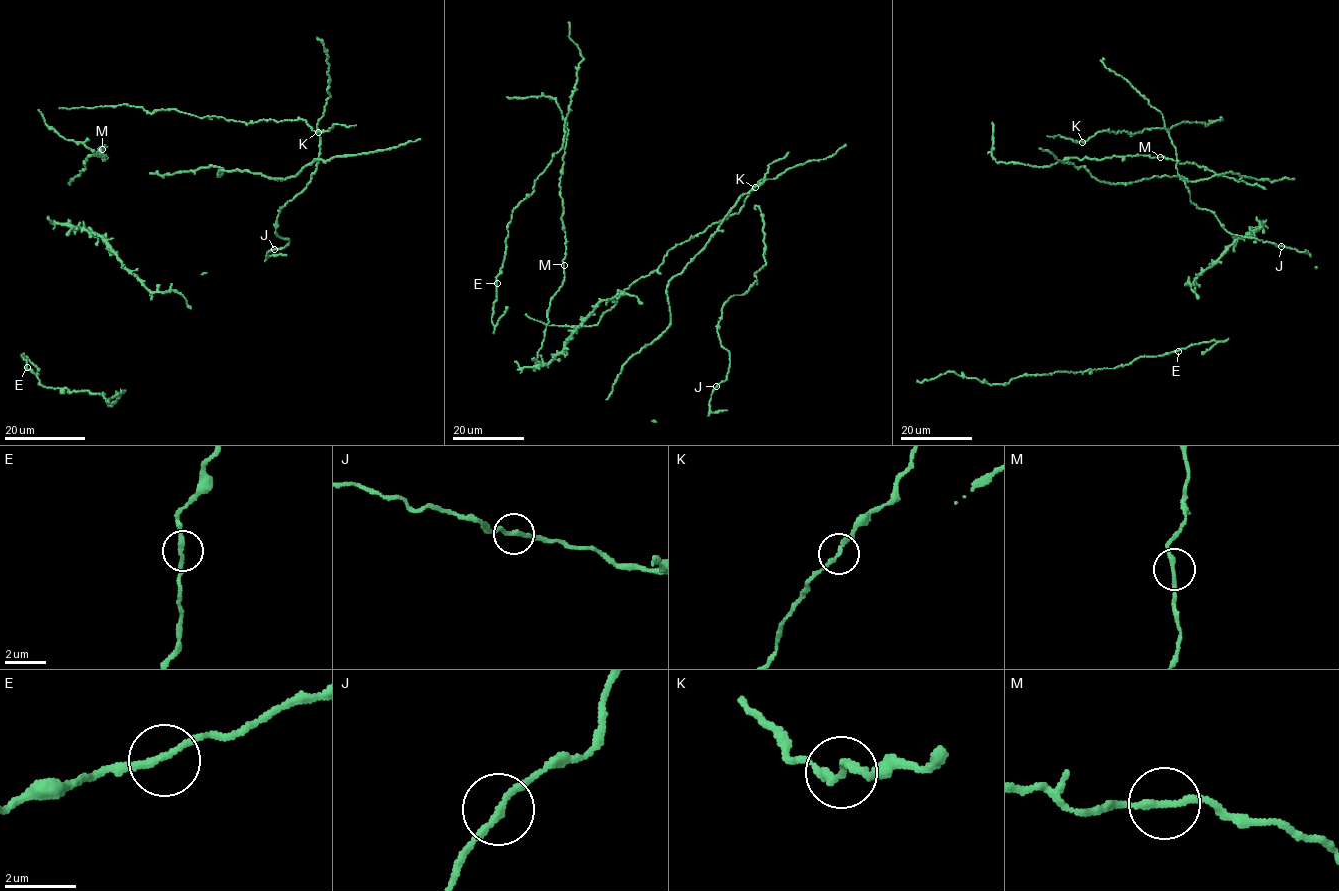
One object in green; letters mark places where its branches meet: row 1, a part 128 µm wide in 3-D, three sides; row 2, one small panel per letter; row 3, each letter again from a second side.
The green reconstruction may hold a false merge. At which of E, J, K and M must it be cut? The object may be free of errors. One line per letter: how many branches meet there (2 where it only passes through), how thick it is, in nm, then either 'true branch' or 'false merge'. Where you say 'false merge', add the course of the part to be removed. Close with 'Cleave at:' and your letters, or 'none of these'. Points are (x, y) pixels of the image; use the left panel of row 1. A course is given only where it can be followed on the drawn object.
E: 2 branches meet; 200 nm thick; true branch
J: 2 branches meet; 200 nm thick; true branch
K: 2 branches meet; 200 nm thick; true branch
M: 2 branches meet; 200 nm thick; true branch
Cleave at: none of these

